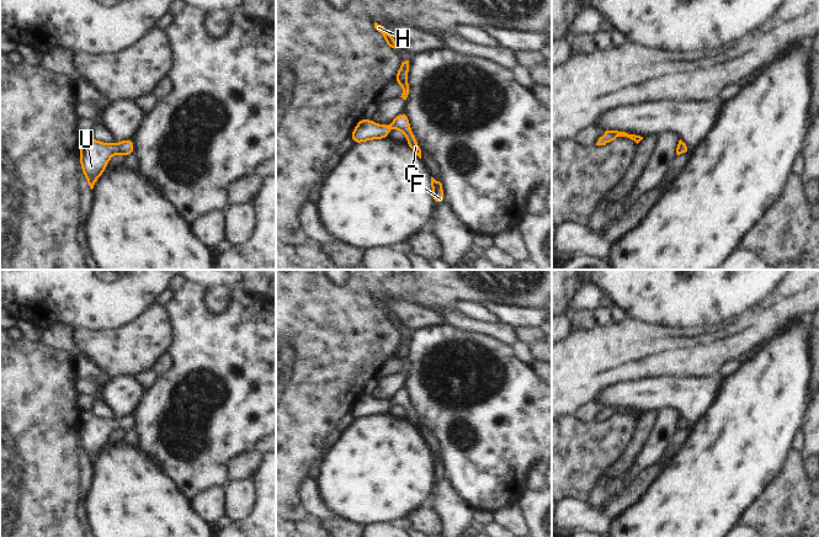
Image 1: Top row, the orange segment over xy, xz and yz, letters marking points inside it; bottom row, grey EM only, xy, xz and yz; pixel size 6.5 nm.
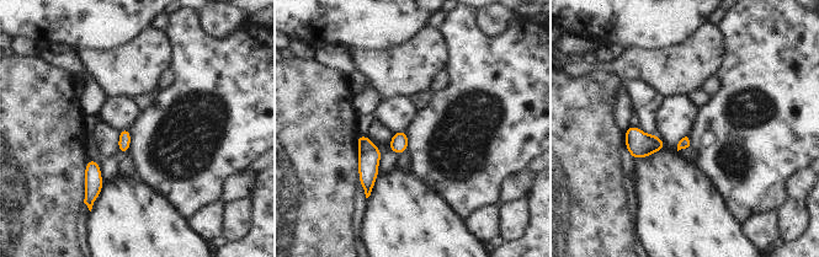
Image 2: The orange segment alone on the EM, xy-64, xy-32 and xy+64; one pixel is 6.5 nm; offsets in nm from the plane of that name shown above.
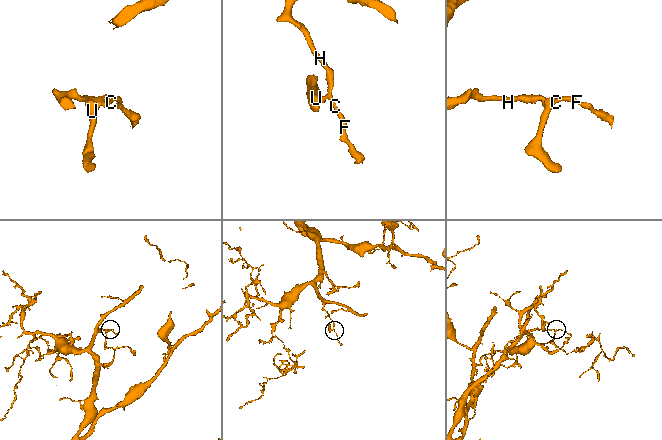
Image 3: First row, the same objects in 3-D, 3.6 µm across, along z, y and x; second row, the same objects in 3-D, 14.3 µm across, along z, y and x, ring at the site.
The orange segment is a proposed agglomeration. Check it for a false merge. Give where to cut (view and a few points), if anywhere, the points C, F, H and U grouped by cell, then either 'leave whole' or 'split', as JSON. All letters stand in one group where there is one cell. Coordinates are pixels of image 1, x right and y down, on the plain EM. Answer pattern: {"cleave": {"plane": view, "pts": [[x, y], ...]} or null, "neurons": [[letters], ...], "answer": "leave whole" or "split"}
{"cleave": null, "neurons": [["C", "F", "H", "U"]], "answer": "leave whole"}

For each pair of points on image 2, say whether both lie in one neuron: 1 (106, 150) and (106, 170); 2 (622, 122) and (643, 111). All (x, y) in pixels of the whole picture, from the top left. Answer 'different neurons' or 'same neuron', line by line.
1: different neurons
2: different neurons

